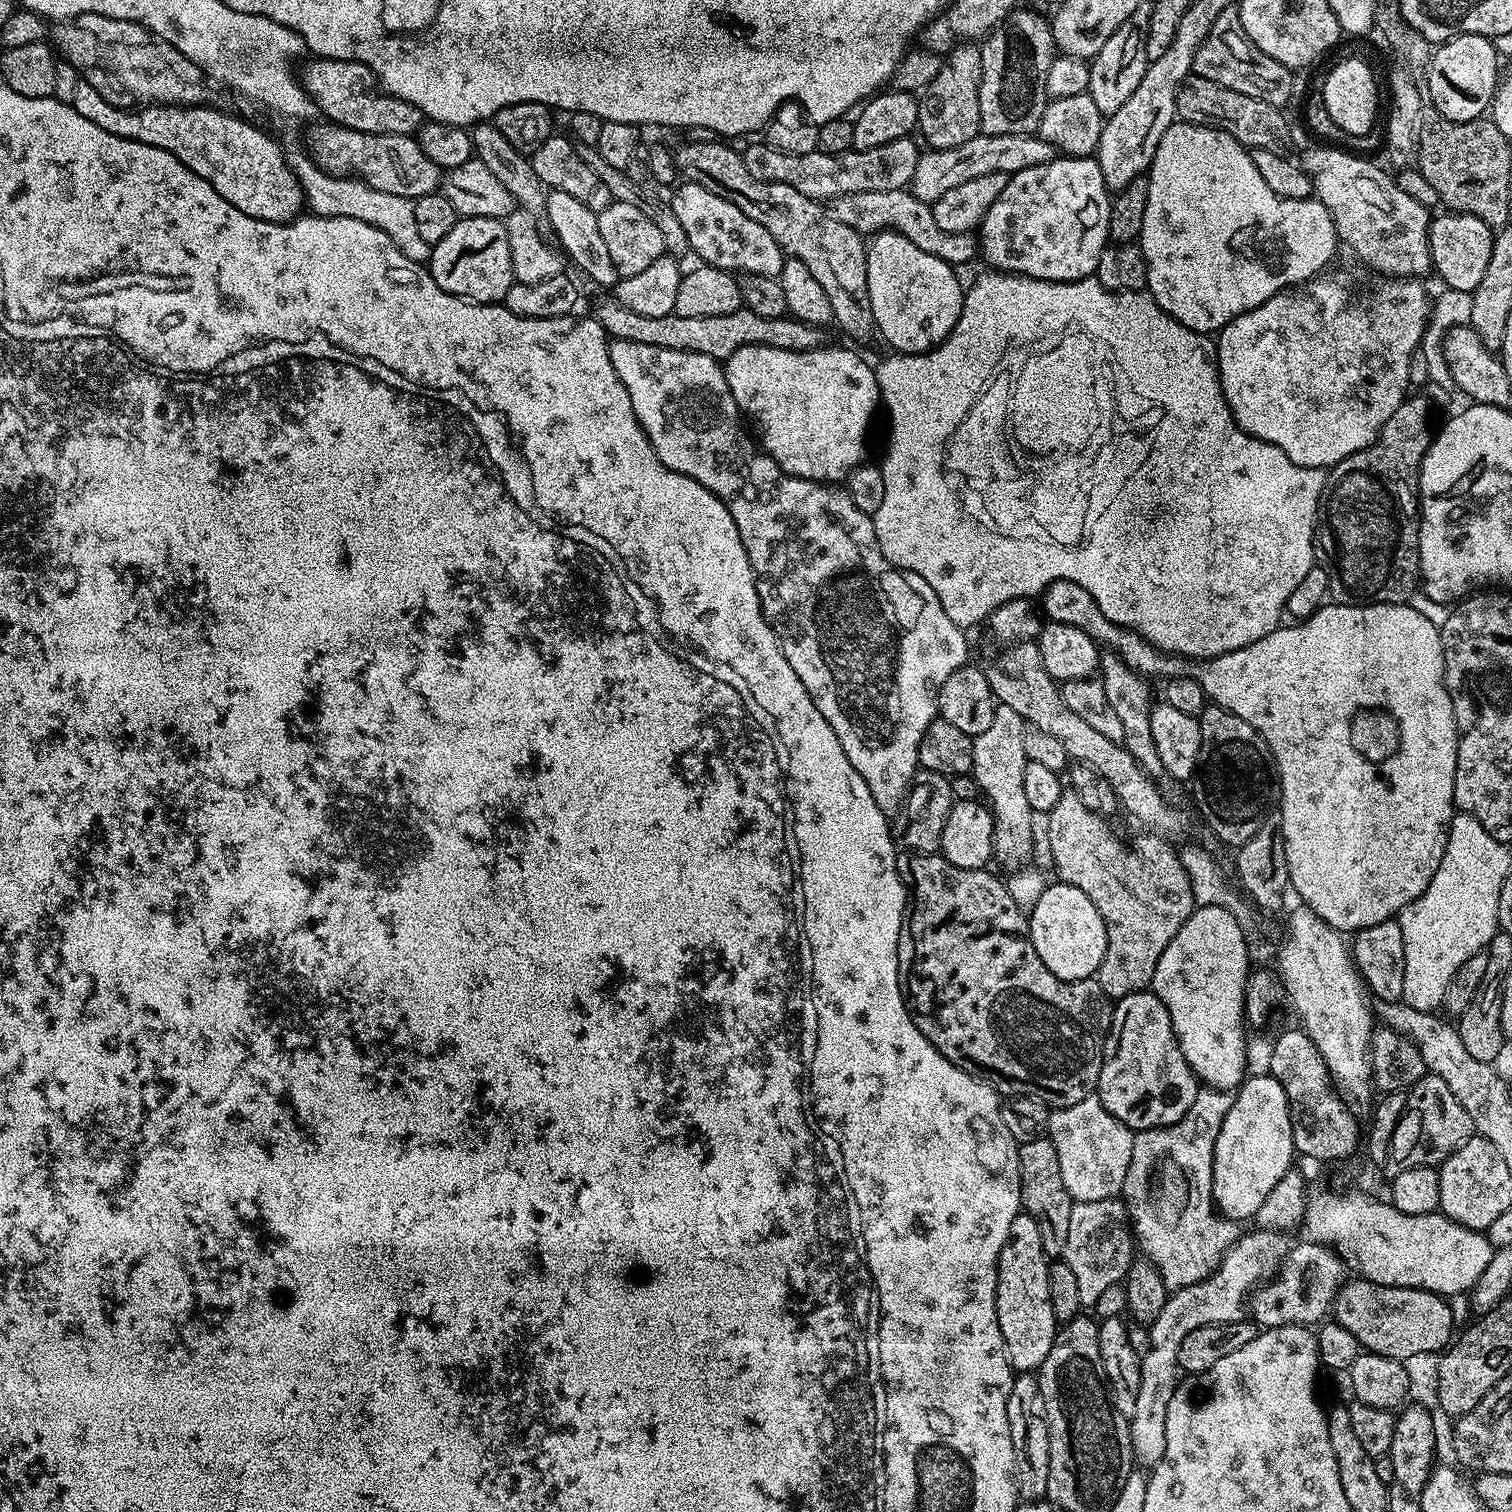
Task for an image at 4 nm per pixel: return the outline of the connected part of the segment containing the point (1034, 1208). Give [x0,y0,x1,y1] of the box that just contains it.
[1019,1138,1074,1258]

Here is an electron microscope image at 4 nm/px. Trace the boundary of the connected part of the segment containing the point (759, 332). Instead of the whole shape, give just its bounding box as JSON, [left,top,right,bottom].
[594,298,822,362]

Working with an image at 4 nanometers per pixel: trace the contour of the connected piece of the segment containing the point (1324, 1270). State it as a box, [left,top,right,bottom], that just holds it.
[1250,1243,1346,1329]

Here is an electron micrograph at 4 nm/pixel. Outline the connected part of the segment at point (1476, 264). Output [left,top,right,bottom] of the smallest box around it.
[1428,210,1494,292]

